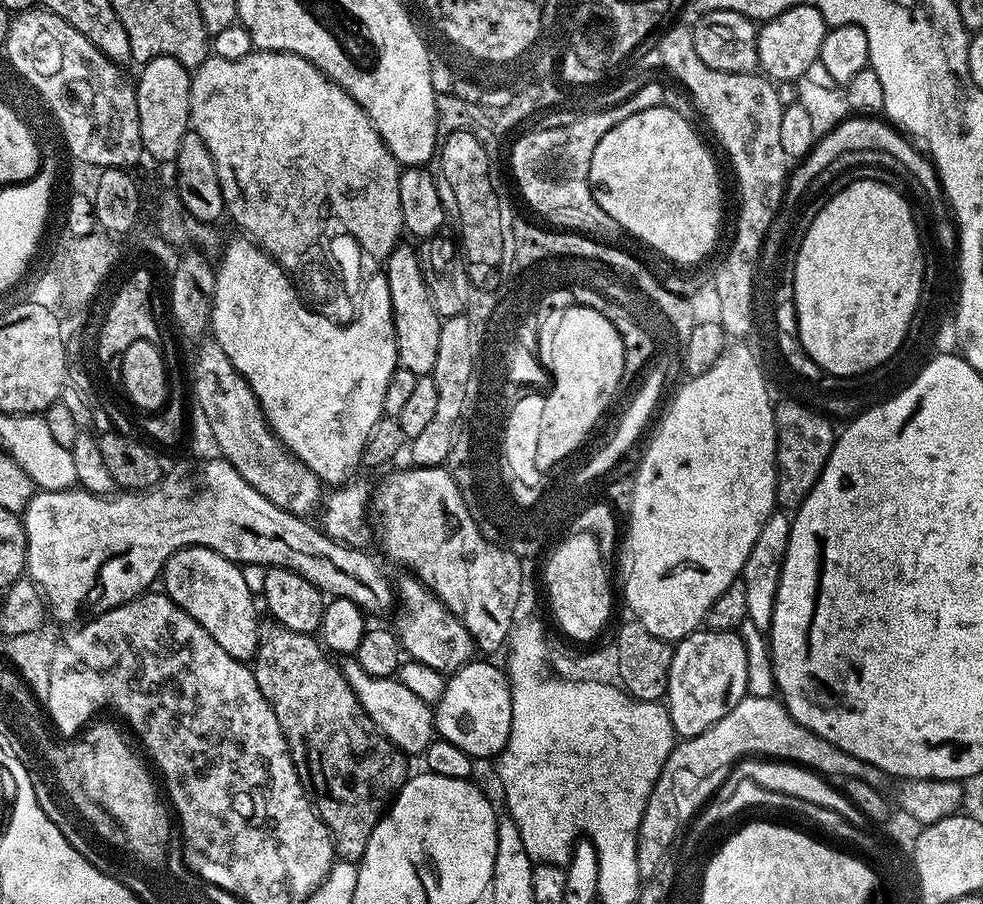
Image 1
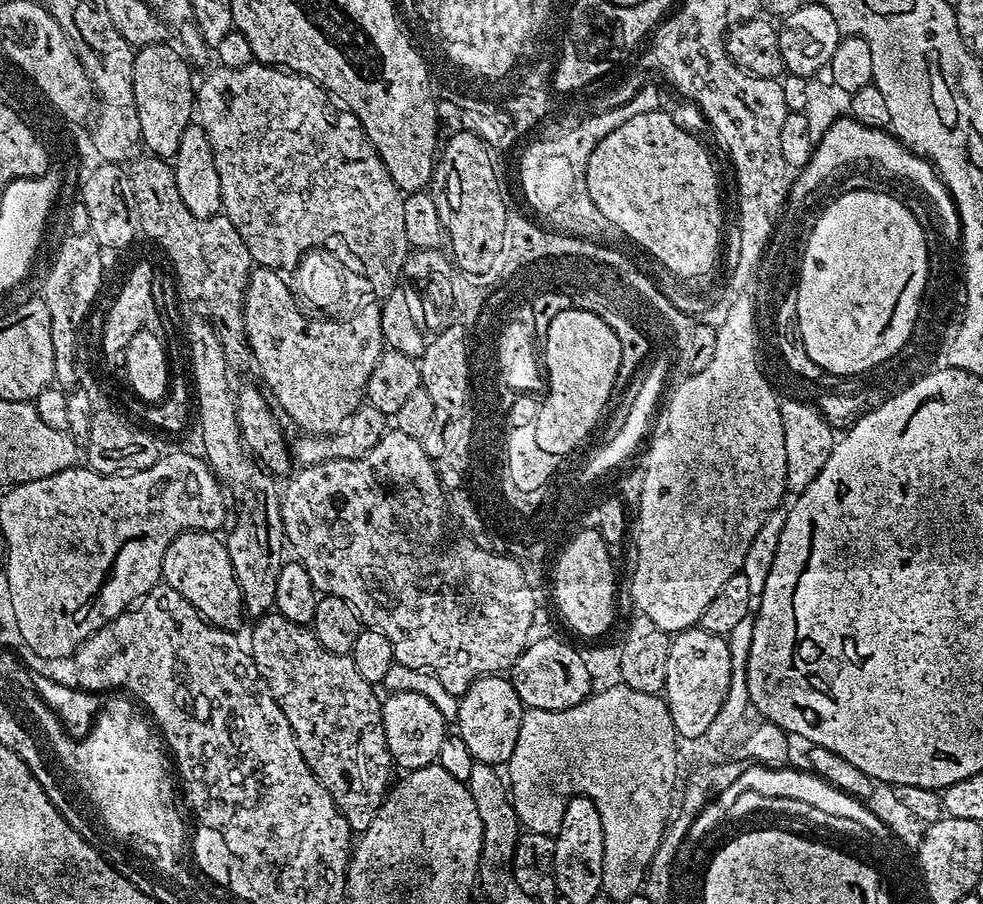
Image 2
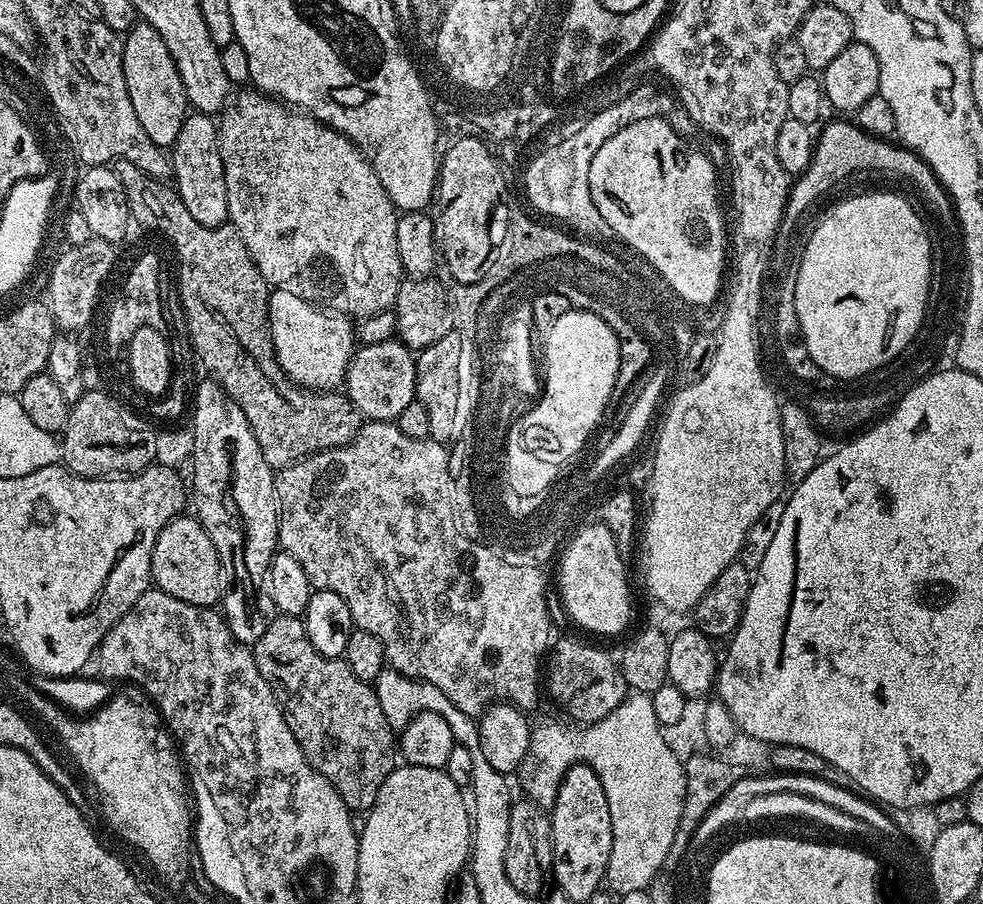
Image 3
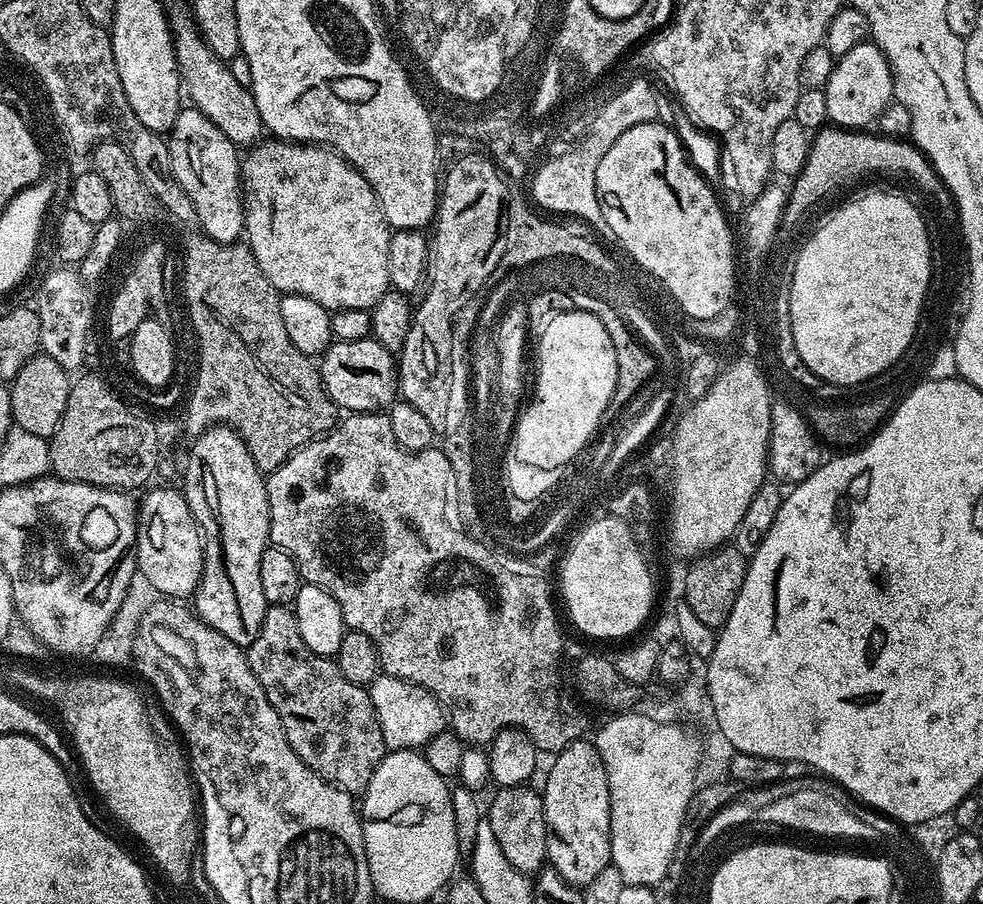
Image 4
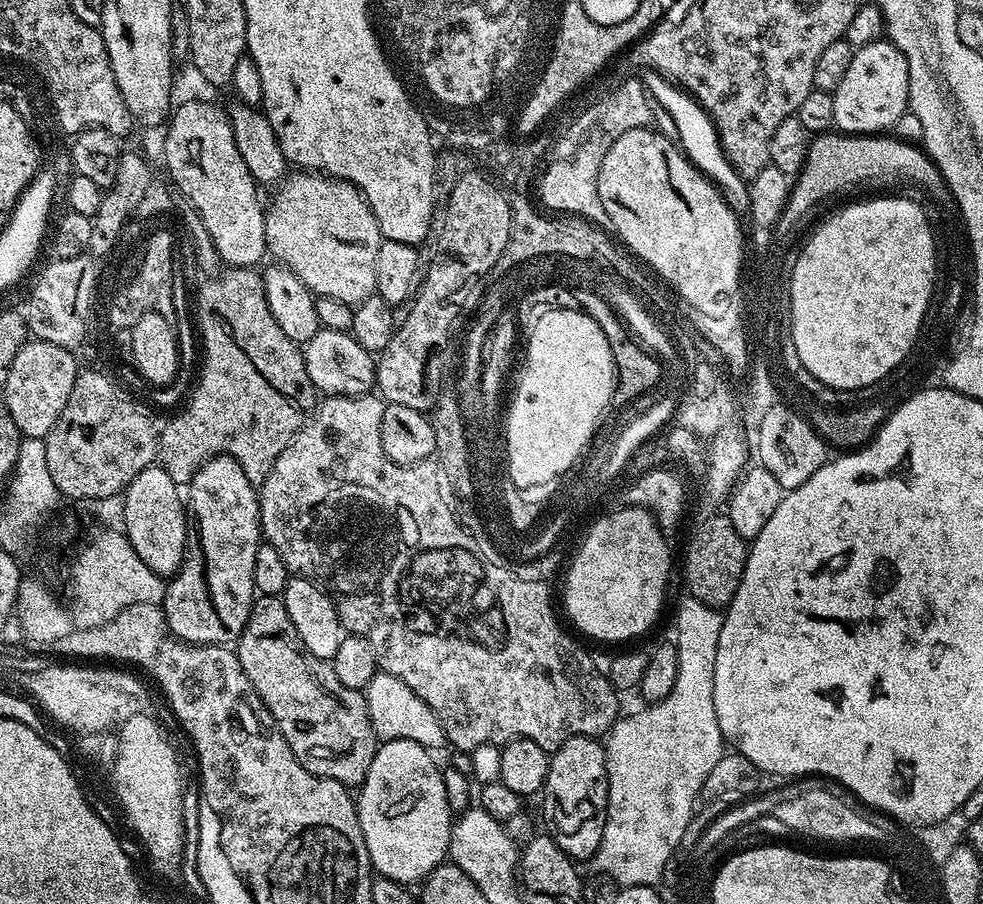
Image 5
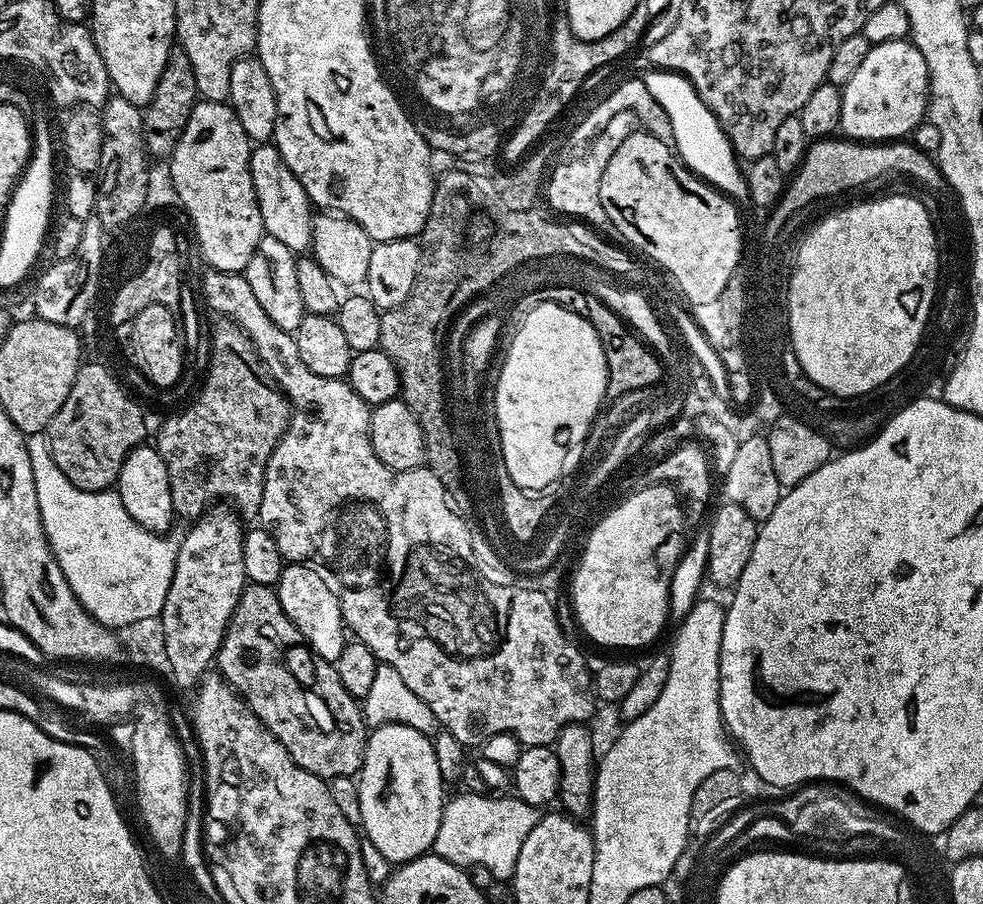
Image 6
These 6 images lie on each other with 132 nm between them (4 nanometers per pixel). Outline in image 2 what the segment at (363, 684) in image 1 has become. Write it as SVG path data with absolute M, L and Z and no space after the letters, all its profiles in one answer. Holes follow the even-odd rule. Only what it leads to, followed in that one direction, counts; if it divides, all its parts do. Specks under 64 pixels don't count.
M388 692L380 709L382 726L386 730L386 746L390 746L392 762L397 769L425 768L437 763L438 750L442 750L442 742L449 735L450 728L442 710L438 710L430 698L417 692Z

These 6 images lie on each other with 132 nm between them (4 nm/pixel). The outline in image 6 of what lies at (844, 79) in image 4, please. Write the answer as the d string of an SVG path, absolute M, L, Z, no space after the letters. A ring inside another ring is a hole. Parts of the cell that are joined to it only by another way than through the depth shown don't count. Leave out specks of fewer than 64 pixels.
M907 39L873 44L862 66L842 86L839 131L857 142L896 142L926 120L928 67L926 58Z

